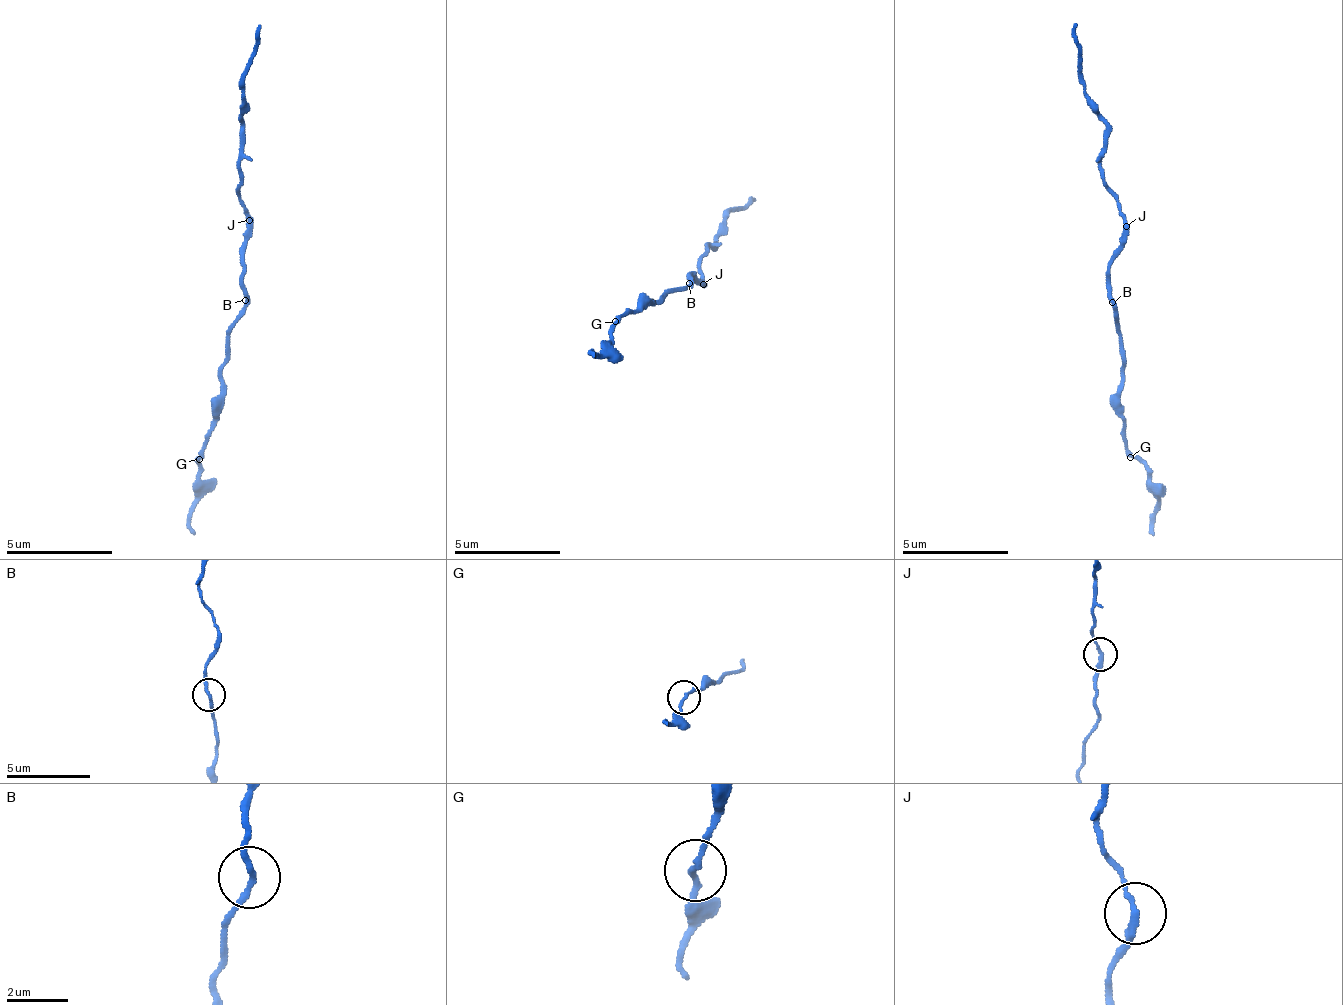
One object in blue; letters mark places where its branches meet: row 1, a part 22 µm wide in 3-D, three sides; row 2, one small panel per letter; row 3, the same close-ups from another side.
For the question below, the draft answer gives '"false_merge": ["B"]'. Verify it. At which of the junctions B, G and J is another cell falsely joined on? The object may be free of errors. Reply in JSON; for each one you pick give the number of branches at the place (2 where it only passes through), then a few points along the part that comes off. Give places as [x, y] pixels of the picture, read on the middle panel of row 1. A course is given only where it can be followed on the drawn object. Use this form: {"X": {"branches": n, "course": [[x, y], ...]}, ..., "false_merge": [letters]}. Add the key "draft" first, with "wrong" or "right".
{"draft": "wrong", "false_merge": []}

